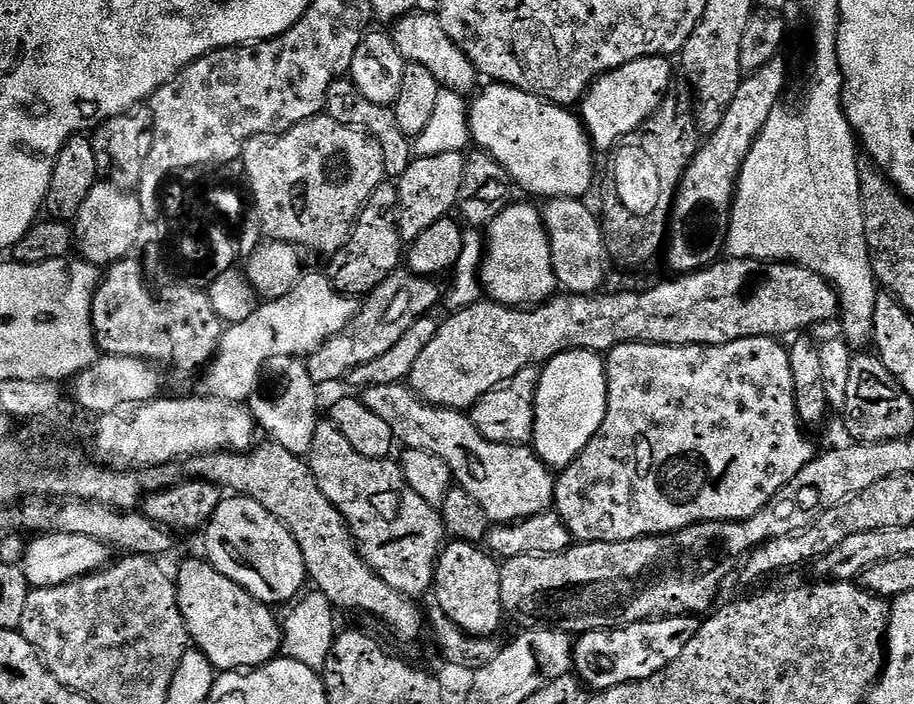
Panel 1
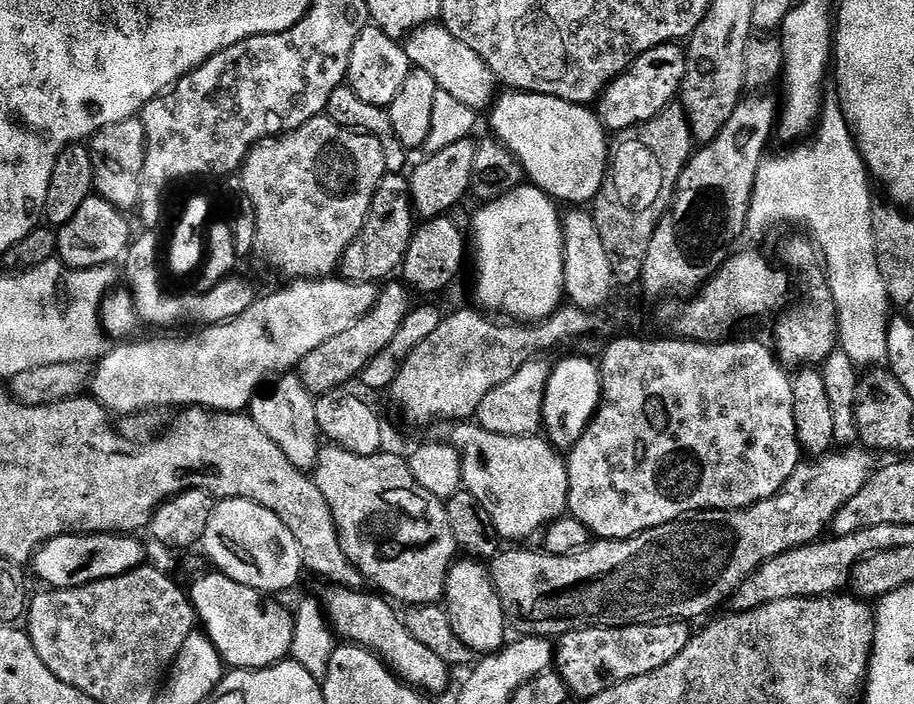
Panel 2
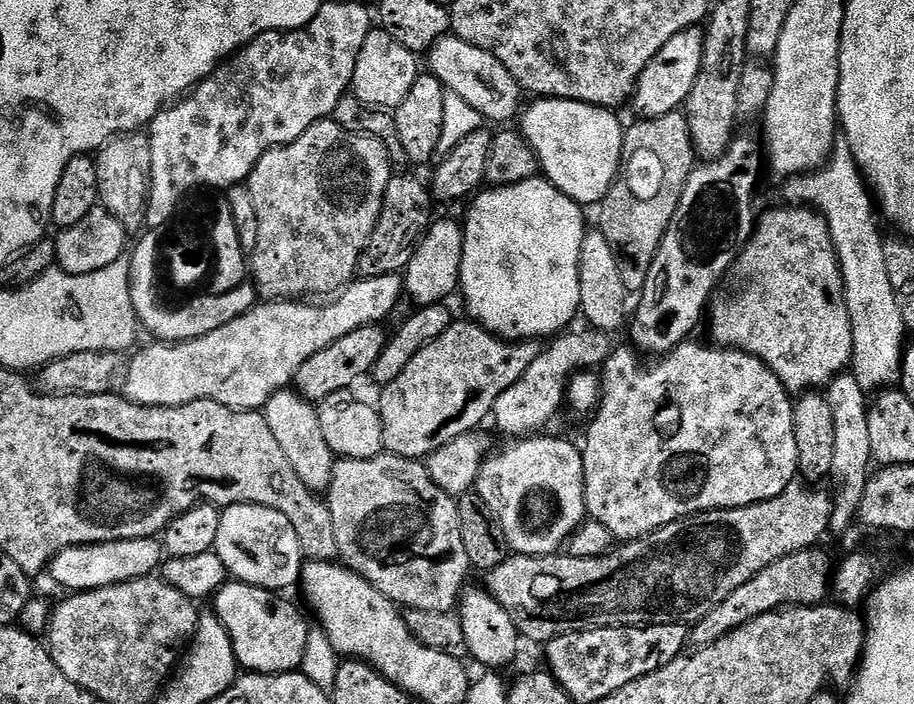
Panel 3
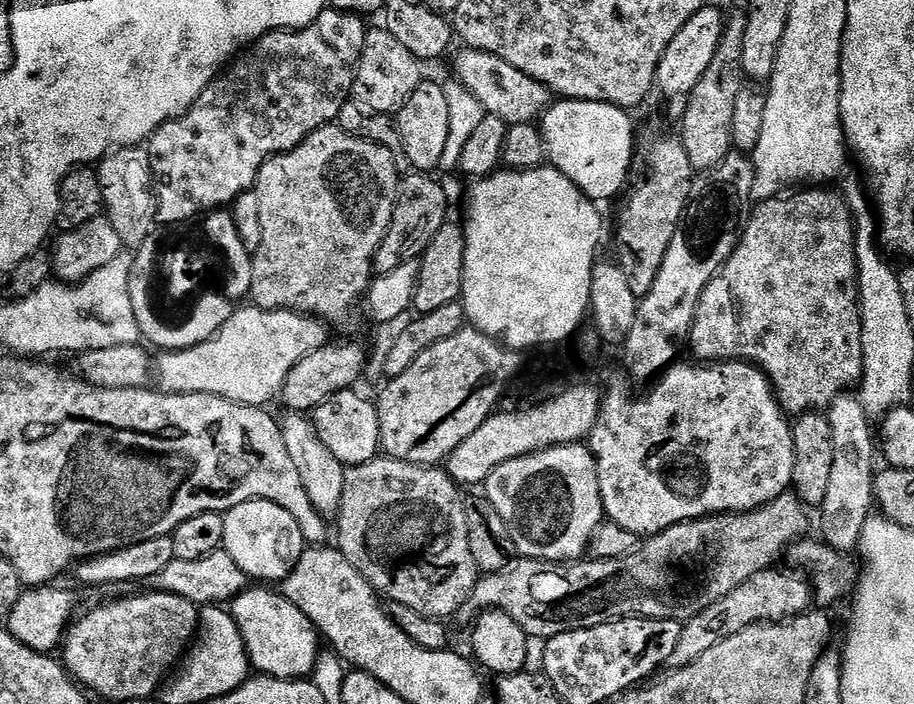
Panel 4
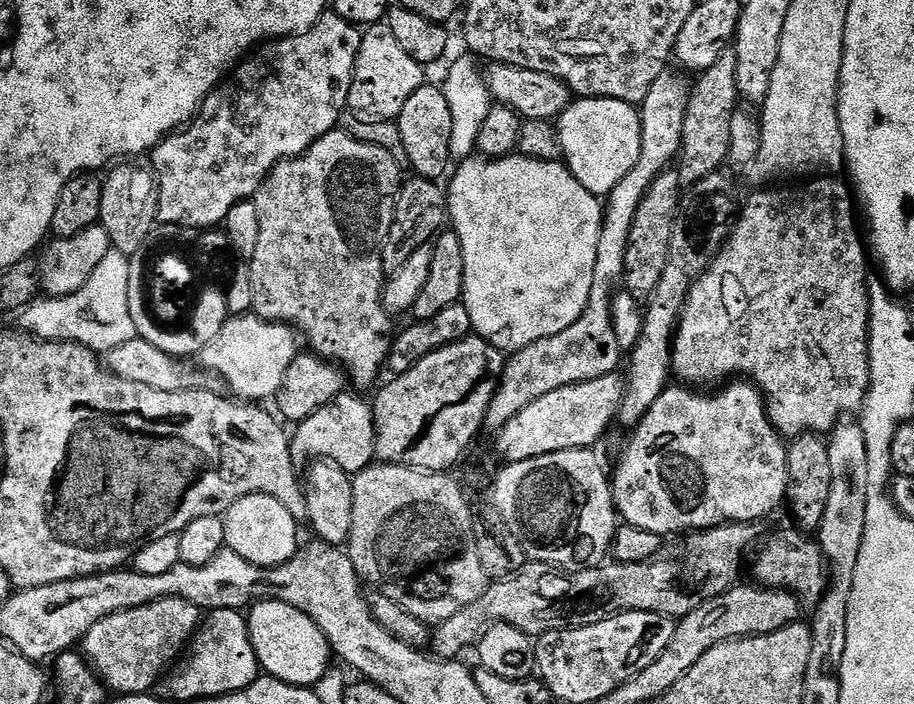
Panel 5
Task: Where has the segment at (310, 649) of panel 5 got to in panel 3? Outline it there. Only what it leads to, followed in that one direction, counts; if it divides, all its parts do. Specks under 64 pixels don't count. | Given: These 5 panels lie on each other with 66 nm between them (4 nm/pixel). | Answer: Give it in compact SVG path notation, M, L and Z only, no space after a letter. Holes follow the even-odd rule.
M228 582L225 583L224 587L220 589L219 592L216 593L214 597L214 611L216 617L219 618L222 626L228 631L228 638L232 645L234 646L234 654L236 655L237 665L241 669L247 670L252 674L279 674L282 672L295 672L297 669L301 667L303 662L303 654L306 652L306 644L307 638L310 631L310 624L307 624L304 621L304 616L299 612L298 609L295 608L294 605L291 604L288 600L283 600L283 595L277 594L275 591L269 590L267 588L259 588L258 586L254 586L253 584L242 584L239 582Z

